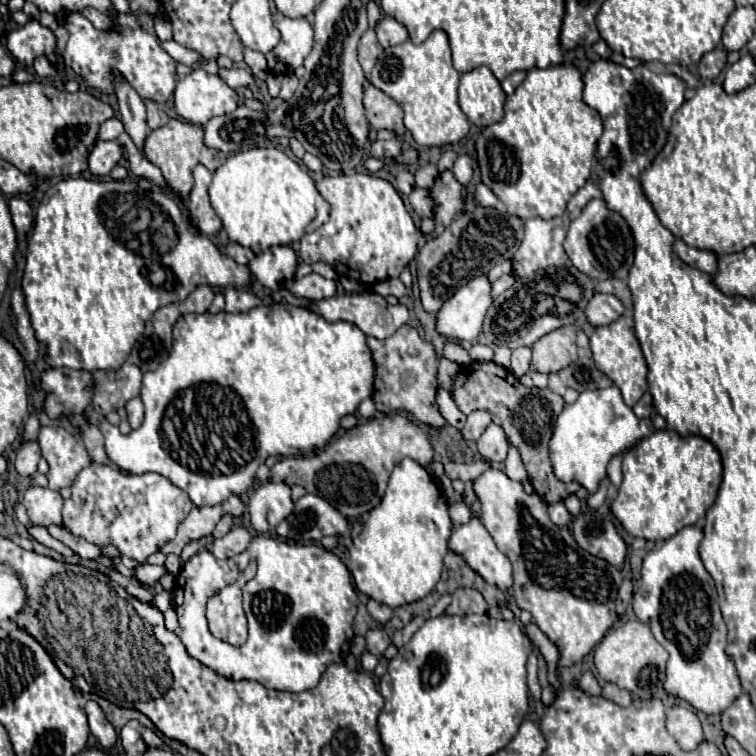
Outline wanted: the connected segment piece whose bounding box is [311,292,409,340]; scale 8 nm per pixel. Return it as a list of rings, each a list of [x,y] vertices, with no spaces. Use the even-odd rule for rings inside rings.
[[[361,292],[361,294],[341,294],[341,296],[333,296],[333,298],[323,298],[317,304],[311,304],[311,310],[315,310],[319,316],[323,316],[327,322],[337,322],[337,320],[345,320],[351,324],[357,324],[367,336],[375,336],[379,340],[391,336],[397,328],[401,328],[407,320],[409,320],[409,312],[403,304],[391,306],[385,302],[383,296],[375,294],[375,292]]]

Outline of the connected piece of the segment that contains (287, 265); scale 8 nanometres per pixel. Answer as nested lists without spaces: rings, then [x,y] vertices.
[[[273,246],[261,254],[257,254],[249,262],[249,270],[253,272],[255,280],[263,286],[275,290],[285,282],[293,280],[297,268],[297,254],[291,246]]]

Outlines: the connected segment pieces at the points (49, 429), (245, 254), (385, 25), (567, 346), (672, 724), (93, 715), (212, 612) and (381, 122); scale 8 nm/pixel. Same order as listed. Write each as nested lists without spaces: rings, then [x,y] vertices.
[[[43,426],[39,432],[39,446],[49,464],[47,480],[51,490],[71,486],[77,470],[91,462],[83,442],[59,426]]]
[[[231,242],[231,244],[221,244],[221,246],[219,246],[219,250],[221,250],[223,254],[227,254],[229,258],[233,258],[233,260],[241,262],[241,264],[247,264],[247,262],[249,262],[249,258],[253,258],[253,252],[251,252],[251,250],[243,248],[243,246],[235,244],[235,242]]]
[[[385,16],[377,24],[375,32],[377,32],[377,40],[383,48],[397,46],[397,44],[403,44],[407,40],[407,30],[395,18],[389,18],[389,16]]]
[[[573,326],[557,328],[533,344],[533,366],[543,374],[559,372],[575,360],[577,344]]]
[[[683,706],[667,710],[667,730],[683,750],[693,750],[703,740],[703,730],[697,714]]]
[[[87,702],[85,706],[85,712],[89,716],[89,728],[91,728],[91,734],[101,742],[101,746],[105,750],[111,750],[117,742],[117,734],[113,730],[113,726],[107,722],[107,718],[103,716],[101,708],[95,704],[95,702]]]
[[[251,561],[237,582],[227,586],[207,602],[206,618],[211,634],[231,646],[241,646],[247,642],[247,618],[243,612],[242,588],[255,576],[256,571],[257,565]]]
[[[365,84],[363,104],[365,104],[365,116],[375,130],[387,128],[397,134],[403,132],[403,110],[385,92],[377,90],[373,84]]]

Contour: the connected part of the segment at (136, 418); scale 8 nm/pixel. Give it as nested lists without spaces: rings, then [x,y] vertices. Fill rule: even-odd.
[[[131,398],[127,404],[125,404],[125,410],[127,410],[127,420],[131,424],[131,428],[137,428],[141,422],[143,422],[143,412],[145,412],[145,406],[141,402],[141,398]]]

